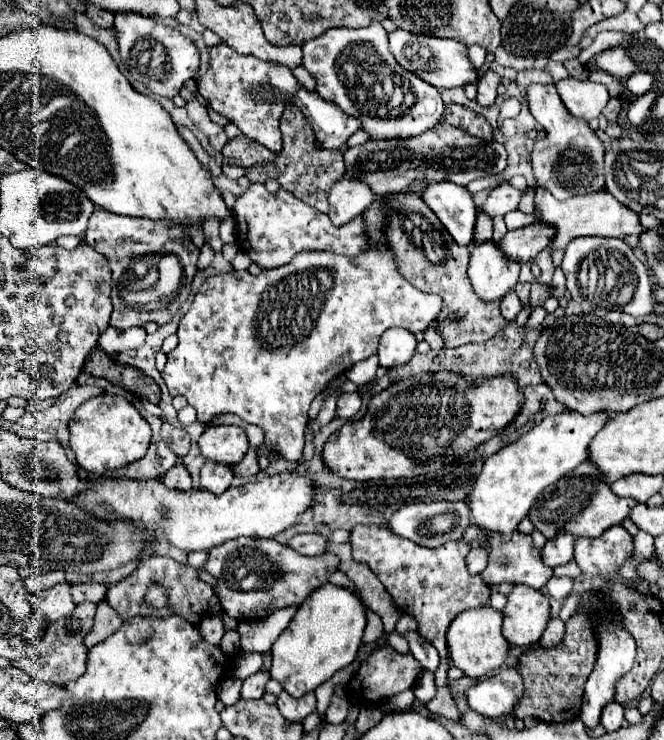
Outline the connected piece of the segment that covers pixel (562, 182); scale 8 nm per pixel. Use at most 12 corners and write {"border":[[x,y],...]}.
{"border":[[530,85],[546,135],[536,185],[556,199],[604,191],[604,143],[554,85]]}

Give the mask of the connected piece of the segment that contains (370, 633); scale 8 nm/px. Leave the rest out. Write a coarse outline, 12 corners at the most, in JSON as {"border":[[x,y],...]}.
{"border":[[366,607],[362,643],[374,643],[384,635],[382,619]]}

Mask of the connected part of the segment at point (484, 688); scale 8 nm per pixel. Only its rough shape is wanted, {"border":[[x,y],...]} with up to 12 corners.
{"border":[[516,667],[466,689],[470,709],[492,719],[512,713],[522,691]]}

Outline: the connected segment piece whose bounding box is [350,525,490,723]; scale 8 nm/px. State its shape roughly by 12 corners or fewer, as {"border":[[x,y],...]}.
{"border":[[388,527],[350,531],[366,563],[438,649],[432,713],[456,723],[446,631],[460,611],[488,605],[468,575],[470,545],[426,549]]}

